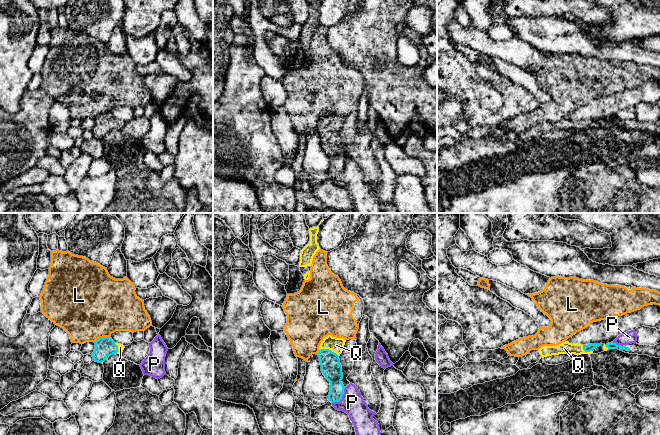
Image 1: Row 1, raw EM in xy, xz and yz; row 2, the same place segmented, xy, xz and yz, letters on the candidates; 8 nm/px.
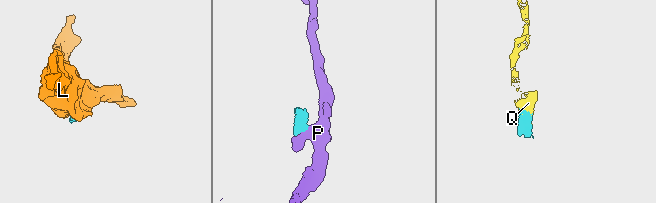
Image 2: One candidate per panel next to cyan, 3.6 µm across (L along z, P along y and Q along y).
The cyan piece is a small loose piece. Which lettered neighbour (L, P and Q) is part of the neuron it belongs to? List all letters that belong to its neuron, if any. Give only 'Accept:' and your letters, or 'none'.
Accept: Q

